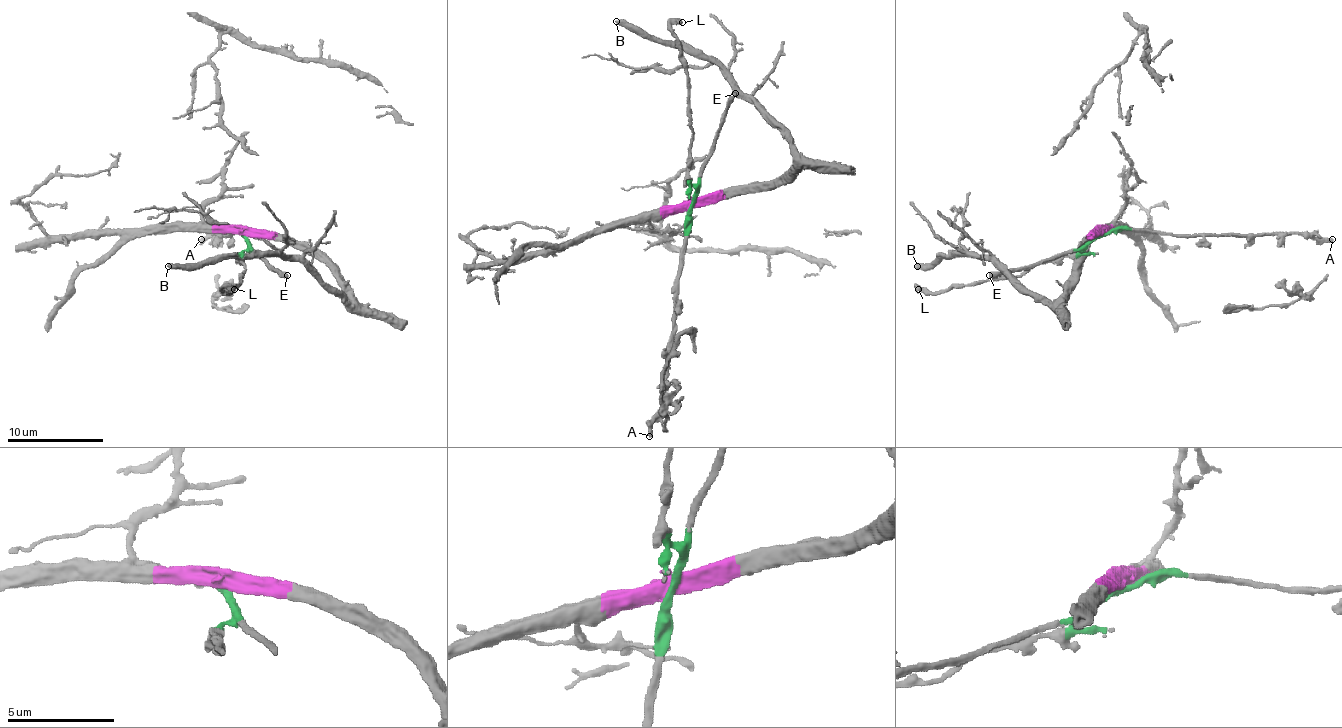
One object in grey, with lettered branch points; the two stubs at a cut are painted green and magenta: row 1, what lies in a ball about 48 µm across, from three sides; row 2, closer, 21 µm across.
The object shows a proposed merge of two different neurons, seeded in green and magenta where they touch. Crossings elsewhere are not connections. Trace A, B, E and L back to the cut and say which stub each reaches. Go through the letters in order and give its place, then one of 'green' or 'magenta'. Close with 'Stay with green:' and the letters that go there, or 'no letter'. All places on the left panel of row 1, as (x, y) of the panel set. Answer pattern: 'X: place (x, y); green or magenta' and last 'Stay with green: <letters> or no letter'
A: place (201, 239); green
B: place (168, 266); magenta
E: place (287, 275); green
L: place (234, 289); green
Stay with green: A, E, L

